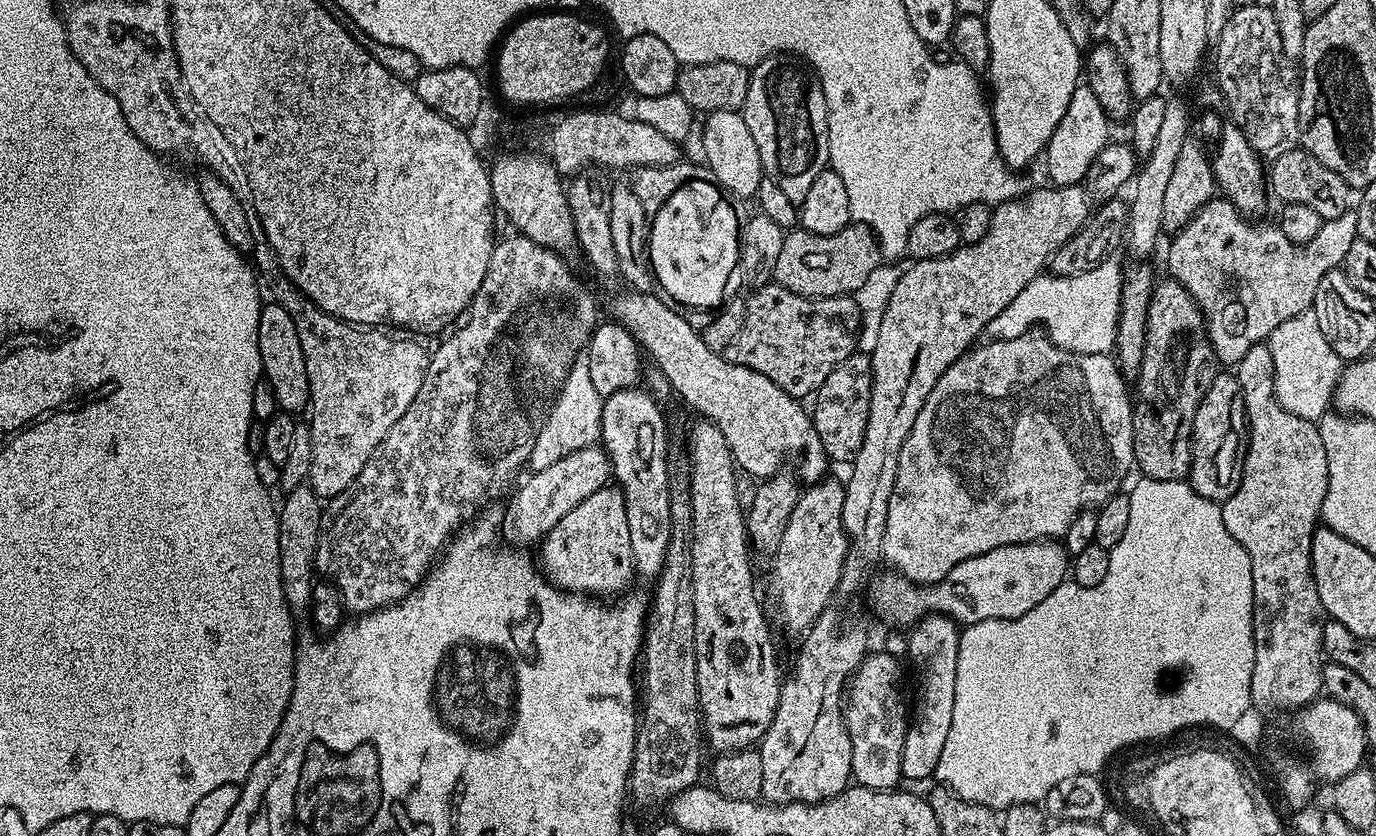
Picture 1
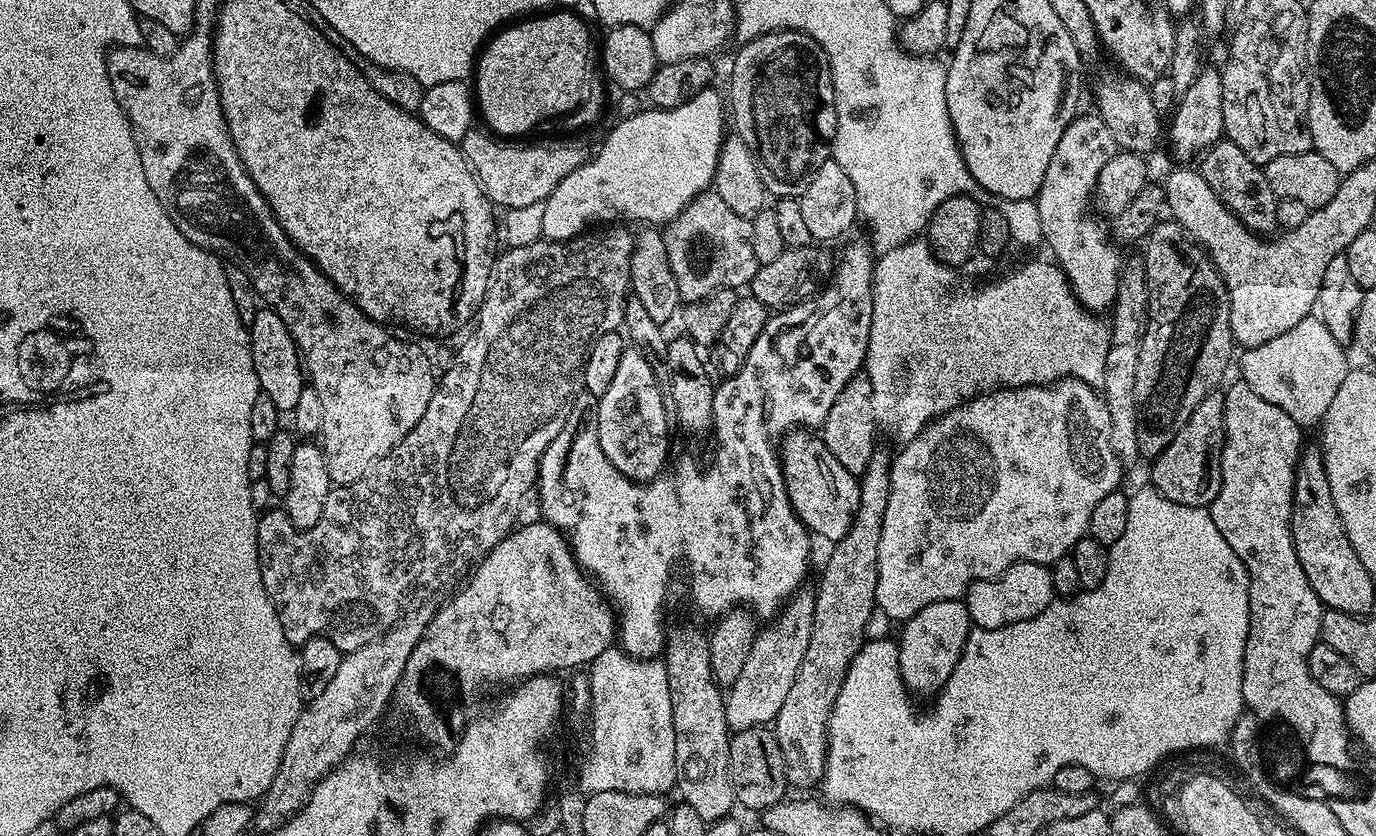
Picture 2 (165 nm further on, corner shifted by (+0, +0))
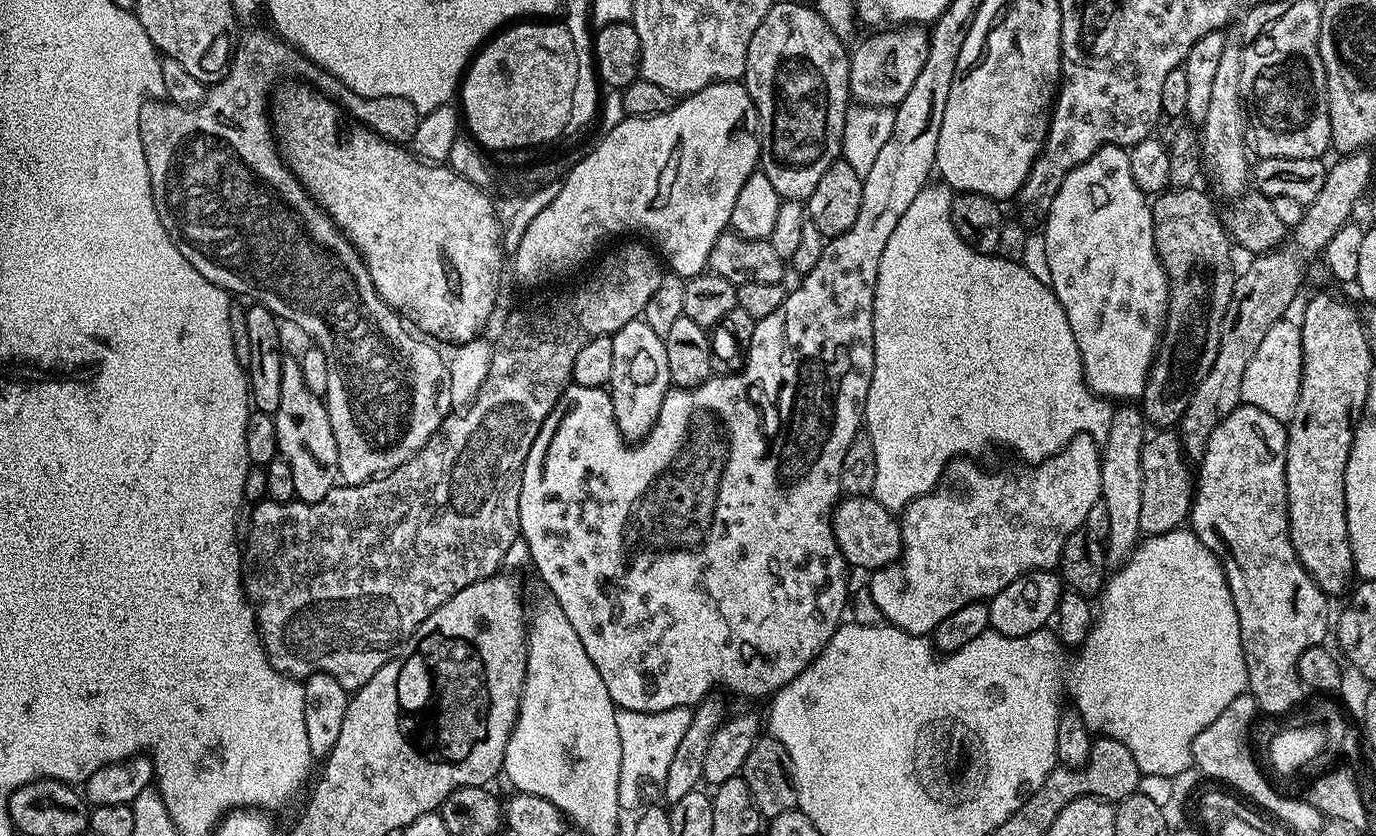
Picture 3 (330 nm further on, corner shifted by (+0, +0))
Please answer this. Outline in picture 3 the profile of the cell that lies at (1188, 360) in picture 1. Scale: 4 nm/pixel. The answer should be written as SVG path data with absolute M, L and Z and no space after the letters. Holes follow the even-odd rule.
M1199 187L1190 188L1172 188L1165 190L1151 201L1152 221L1154 222L1154 242L1156 243L1156 253L1160 259L1160 265L1164 268L1164 273L1168 275L1168 316L1164 320L1164 335L1160 337L1160 346L1156 349L1156 358L1152 362L1152 369L1148 372L1148 382L1144 387L1142 397L1142 411L1145 421L1149 425L1153 424L1156 430L1172 430L1180 423L1180 419L1186 414L1186 406L1190 406L1190 398L1194 390L1198 390L1198 382L1210 374L1210 366L1214 366L1214 357L1218 355L1218 338L1220 337L1220 327L1222 318L1226 314L1226 306L1230 306L1232 291L1236 285L1237 269L1232 269L1232 248L1233 241L1228 235L1228 229L1222 216L1216 213L1216 208L1212 205L1212 200L1204 192L1199 192Z

